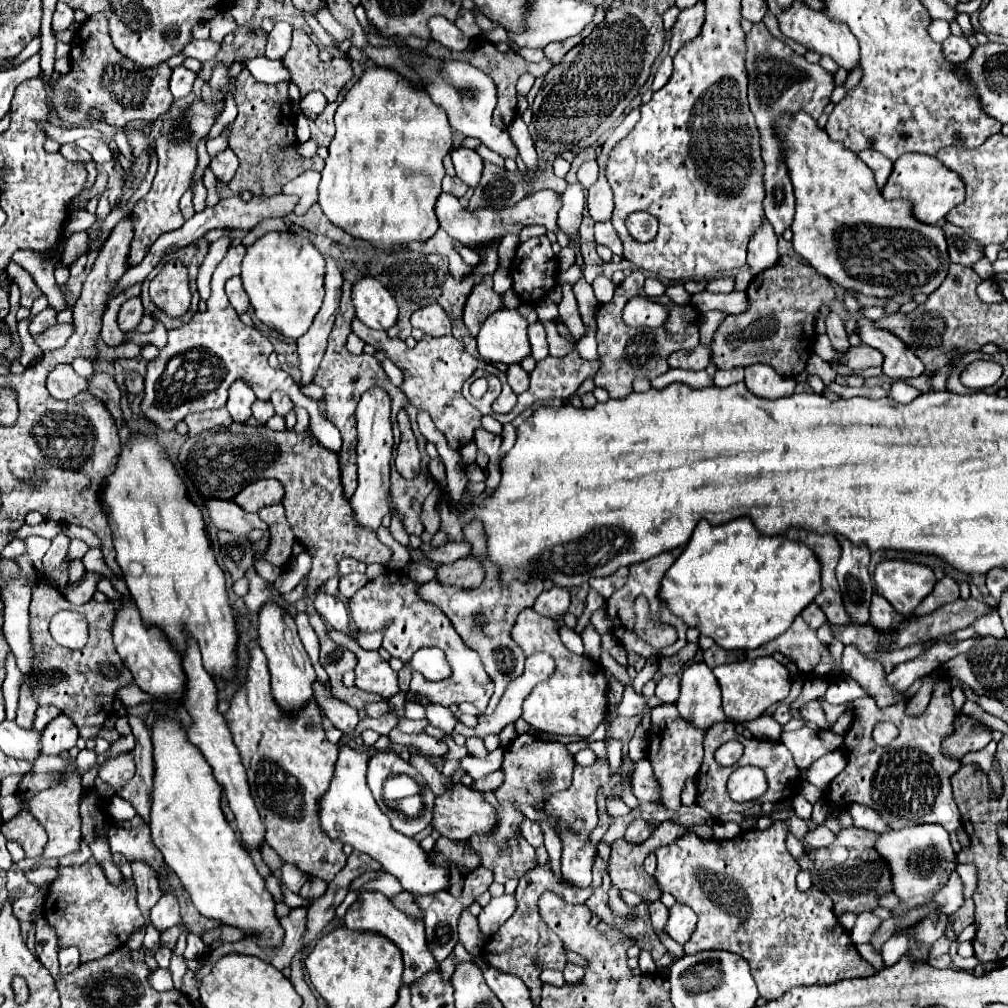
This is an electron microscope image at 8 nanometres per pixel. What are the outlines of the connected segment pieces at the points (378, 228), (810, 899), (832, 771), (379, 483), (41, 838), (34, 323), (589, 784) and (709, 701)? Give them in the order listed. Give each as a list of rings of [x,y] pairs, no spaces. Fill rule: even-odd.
[[[369,67],[339,105],[335,127],[337,133],[329,145],[329,157],[321,171],[317,201],[329,221],[351,237],[371,241],[387,253],[393,253],[397,247],[407,249],[411,241],[431,239],[439,229],[435,203],[441,195],[441,181],[445,177],[443,157],[453,145],[447,113],[435,105],[425,91],[415,91],[399,73],[387,67]]]
[[[775,821],[769,829],[759,831],[755,837],[753,837],[753,831],[743,831],[743,833],[739,833],[737,837],[733,837],[733,839],[729,839],[729,841],[717,841],[717,839],[713,839],[713,841],[701,841],[699,837],[695,837],[695,835],[691,833],[691,835],[685,835],[685,837],[681,837],[681,839],[677,839],[673,845],[659,847],[659,849],[655,851],[655,853],[657,853],[655,879],[657,879],[657,883],[661,885],[661,889],[663,889],[665,893],[671,893],[679,903],[689,905],[689,907],[697,913],[697,917],[699,917],[697,927],[695,927],[691,939],[683,945],[685,953],[687,953],[687,955],[695,955],[695,953],[701,953],[701,951],[729,951],[729,953],[741,955],[741,957],[749,963],[749,967],[751,967],[751,975],[753,975],[753,979],[755,979],[755,983],[757,983],[757,987],[759,987],[759,995],[765,997],[767,1001],[781,997],[781,995],[787,993],[791,987],[799,987],[799,985],[829,985],[829,983],[837,983],[837,981],[843,981],[843,979],[869,977],[869,975],[875,973],[873,967],[871,967],[871,963],[867,963],[867,961],[857,953],[857,949],[855,949],[855,945],[853,945],[853,941],[851,941],[851,937],[849,937],[849,931],[845,931],[845,929],[839,925],[837,917],[833,917],[833,903],[829,901],[829,897],[825,897],[825,893],[819,893],[819,889],[813,889],[813,887],[811,887],[809,891],[805,891],[805,893],[797,891],[797,887],[795,887],[795,877],[797,877],[799,869],[797,869],[797,861],[789,855],[787,847],[785,847],[785,837],[787,837],[787,833],[789,833],[789,825],[787,825],[785,821]]]
[[[835,749],[831,753],[827,753],[825,757],[817,759],[805,773],[807,773],[807,781],[815,787],[819,787],[821,791],[825,791],[831,783],[833,777],[837,777],[847,765],[847,755],[841,749]]]
[[[369,389],[355,411],[357,419],[357,473],[359,473],[359,487],[355,495],[351,497],[353,507],[353,521],[361,529],[377,531],[381,527],[381,521],[389,511],[387,495],[389,495],[389,461],[391,461],[391,449],[393,449],[393,431],[391,431],[391,401],[389,395],[383,389]]]
[[[21,811],[17,817],[9,819],[3,823],[1,833],[7,839],[19,841],[25,849],[27,857],[41,857],[43,855],[43,847],[47,843],[47,835],[43,833],[43,825],[39,821],[35,821],[35,817],[31,813]]]
[[[45,307],[41,313],[33,315],[31,317],[31,323],[29,323],[29,331],[31,335],[37,335],[37,333],[43,333],[45,329],[49,329],[51,325],[57,323],[57,311],[53,307]]]
[[[597,757],[597,761],[589,767],[581,767],[575,763],[573,767],[573,781],[567,791],[559,791],[555,795],[549,795],[545,801],[543,811],[559,821],[557,835],[563,843],[563,859],[561,859],[561,871],[565,879],[571,885],[591,885],[591,867],[597,857],[597,843],[589,839],[591,831],[597,827],[597,793],[603,789],[603,797],[609,799],[611,795],[621,797],[623,793],[623,769],[619,767],[617,773],[609,771],[609,761]]]
[[[703,661],[685,667],[681,675],[681,695],[675,705],[687,721],[701,729],[727,719],[721,707],[719,683]]]

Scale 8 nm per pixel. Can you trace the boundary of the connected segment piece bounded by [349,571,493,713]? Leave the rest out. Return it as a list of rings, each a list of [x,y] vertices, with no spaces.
[[[405,571],[381,573],[377,579],[369,581],[363,589],[359,589],[355,597],[349,601],[351,619],[355,621],[357,631],[359,633],[377,631],[385,623],[389,623],[389,627],[385,629],[383,647],[391,653],[391,657],[397,657],[403,663],[407,663],[413,657],[413,653],[421,647],[443,649],[449,665],[453,667],[453,677],[431,683],[419,671],[413,671],[411,693],[419,693],[425,699],[429,699],[429,703],[443,705],[443,707],[467,701],[467,703],[473,703],[483,713],[489,697],[493,695],[493,683],[489,681],[489,675],[485,673],[485,669],[481,669],[481,659],[477,657],[477,653],[473,653],[473,649],[469,649],[461,641],[461,637],[457,637],[457,631],[453,629],[449,617],[439,607],[425,601],[415,601],[417,591],[419,591],[419,583],[413,581]]]

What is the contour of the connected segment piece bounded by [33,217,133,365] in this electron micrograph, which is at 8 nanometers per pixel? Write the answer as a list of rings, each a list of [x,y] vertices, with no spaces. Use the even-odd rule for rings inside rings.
[[[127,217],[121,219],[117,223],[117,227],[113,229],[111,237],[105,241],[105,245],[101,247],[99,251],[99,257],[95,259],[93,263],[93,269],[89,271],[85,283],[83,283],[83,291],[81,291],[81,297],[77,299],[75,307],[73,307],[73,323],[75,323],[75,333],[69,337],[69,341],[61,347],[61,349],[55,349],[55,351],[49,351],[45,353],[37,363],[33,365],[59,365],[59,363],[73,363],[73,359],[77,357],[85,357],[89,359],[91,363],[97,361],[97,335],[101,331],[101,319],[103,319],[103,313],[107,309],[107,303],[109,303],[109,297],[111,293],[117,289],[117,283],[119,279],[123,277],[123,273],[127,271],[125,269],[125,253],[129,253],[129,237],[133,235],[133,221],[129,221]]]

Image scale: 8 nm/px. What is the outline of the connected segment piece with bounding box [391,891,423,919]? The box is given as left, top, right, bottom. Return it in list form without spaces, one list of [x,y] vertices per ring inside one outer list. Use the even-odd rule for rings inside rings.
[[[405,891],[397,893],[395,897],[391,897],[391,903],[397,909],[401,909],[405,915],[409,915],[413,919],[423,919],[423,911],[419,909],[419,905],[415,903],[415,897],[411,893],[405,893]]]

